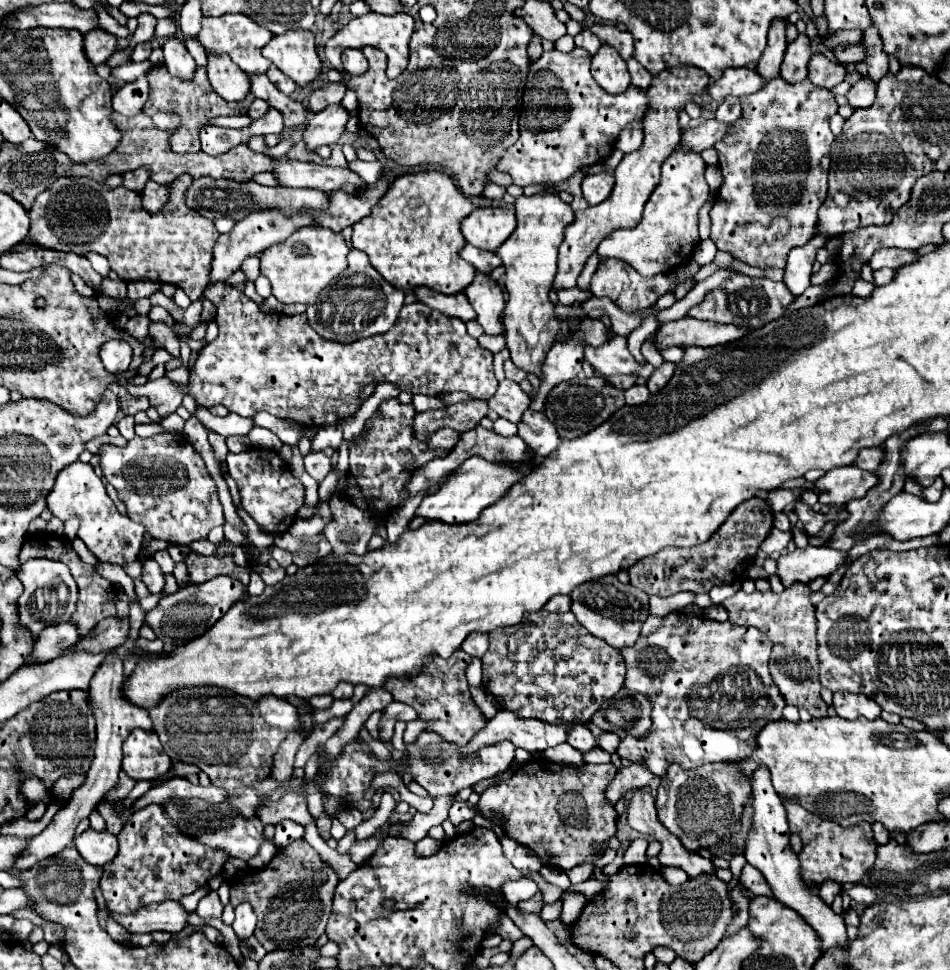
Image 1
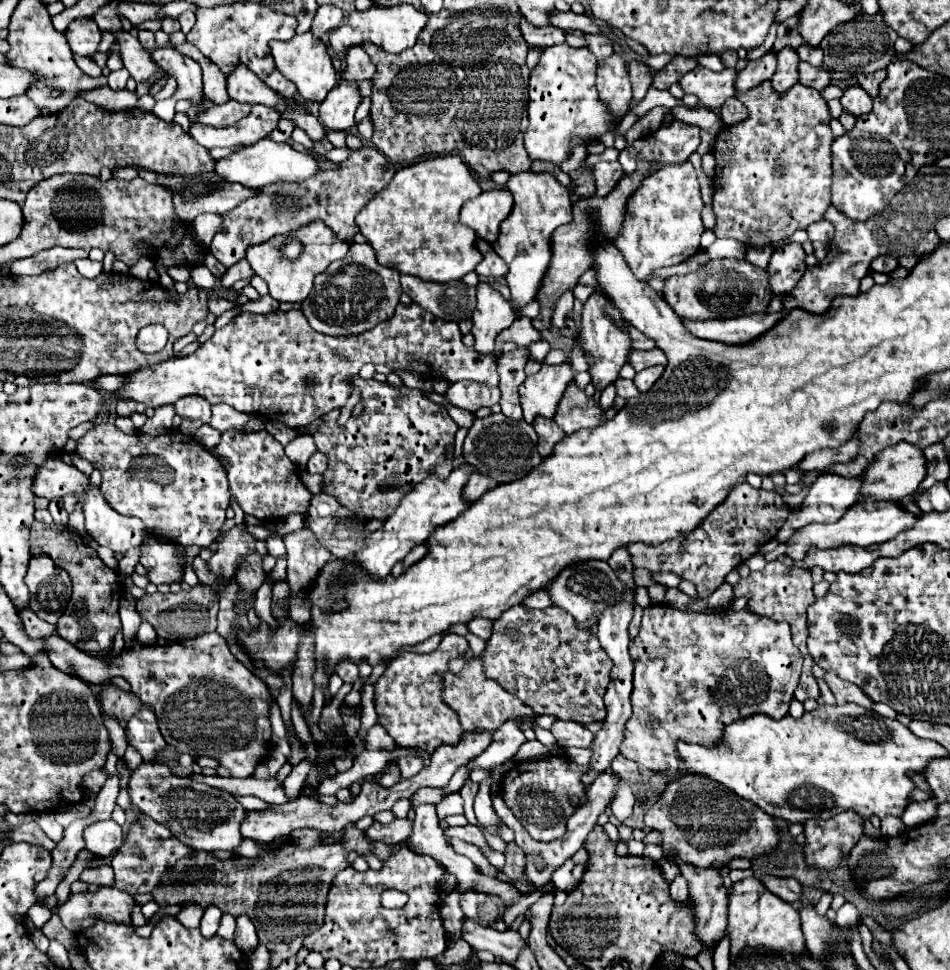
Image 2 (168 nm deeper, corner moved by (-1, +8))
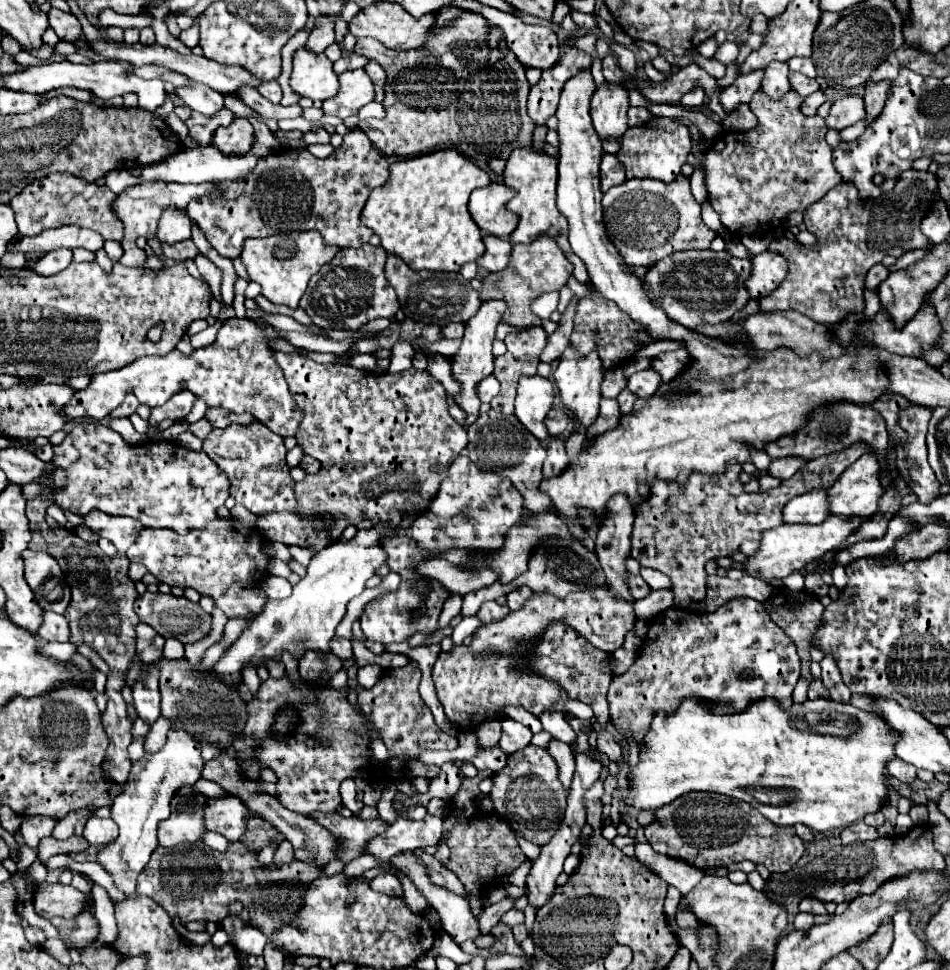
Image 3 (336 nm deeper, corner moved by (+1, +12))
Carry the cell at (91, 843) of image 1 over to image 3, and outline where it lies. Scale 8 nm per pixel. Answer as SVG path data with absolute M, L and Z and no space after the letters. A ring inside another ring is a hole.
M91 816L83 830L83 836L95 848L103 848L105 844L111 844L111 840L115 840L117 834L119 828L111 818L97 818L97 816Z

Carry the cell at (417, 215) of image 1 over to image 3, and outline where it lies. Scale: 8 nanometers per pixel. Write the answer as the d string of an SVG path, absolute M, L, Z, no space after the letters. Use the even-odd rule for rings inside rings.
M443 148L431 154L423 154L409 160L399 160L391 164L391 178L387 184L375 188L363 208L361 222L369 226L379 238L387 254L397 254L413 270L433 270L433 272L457 272L465 262L477 260L485 252L479 226L473 222L467 202L475 188L487 186L491 182L489 174L477 164L465 158L456 148Z

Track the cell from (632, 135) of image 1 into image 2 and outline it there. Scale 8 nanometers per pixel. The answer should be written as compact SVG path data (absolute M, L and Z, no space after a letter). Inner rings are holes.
M631 60L627 68L629 68L631 84L633 84L633 100L631 100L631 108L629 110L633 110L645 98L649 86L651 86L651 70L645 64L637 62L637 60Z

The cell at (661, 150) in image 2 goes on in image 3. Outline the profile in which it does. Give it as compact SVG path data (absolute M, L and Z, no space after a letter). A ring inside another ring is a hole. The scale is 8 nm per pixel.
M655 118L645 126L629 128L625 132L625 138L621 138L621 150L617 152L617 158L625 166L627 178L653 178L669 184L679 176L681 166L685 164L689 152L691 152L689 128L677 124L671 118Z

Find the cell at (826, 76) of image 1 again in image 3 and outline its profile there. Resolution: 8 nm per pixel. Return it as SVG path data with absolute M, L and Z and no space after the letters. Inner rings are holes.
M789 72L789 80L791 80L791 90L795 90L803 98L819 90L819 84L815 80L811 80L799 72Z

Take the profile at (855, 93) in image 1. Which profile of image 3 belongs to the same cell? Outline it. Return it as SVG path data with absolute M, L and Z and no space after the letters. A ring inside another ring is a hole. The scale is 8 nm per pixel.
M843 96L831 106L829 116L825 118L825 126L827 130L841 132L843 128L857 124L863 118L865 118L865 112L863 112L861 96Z

